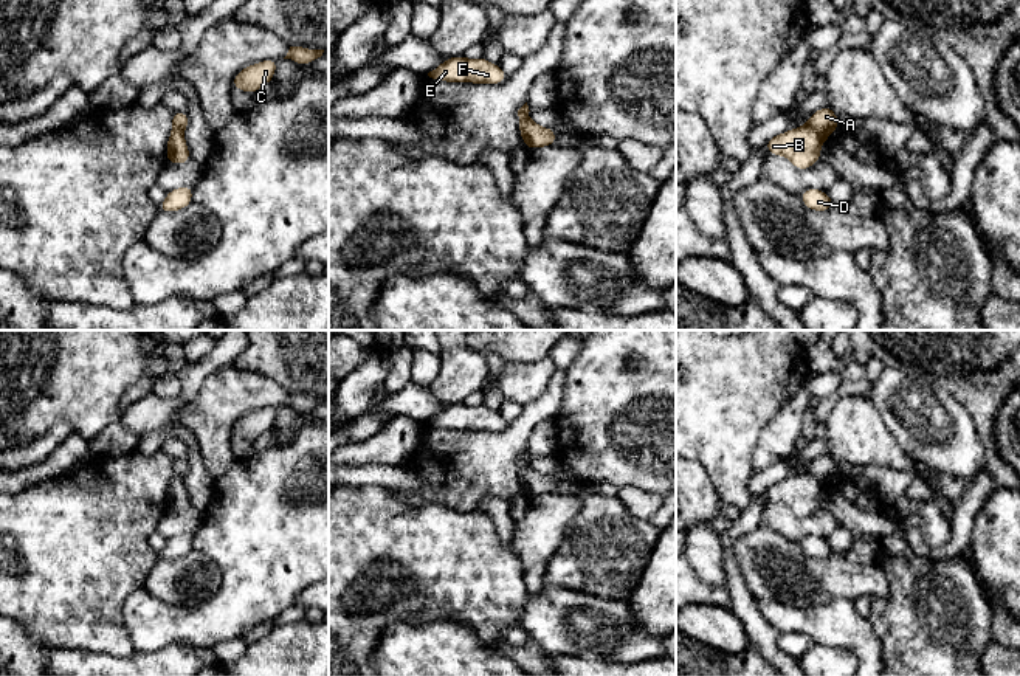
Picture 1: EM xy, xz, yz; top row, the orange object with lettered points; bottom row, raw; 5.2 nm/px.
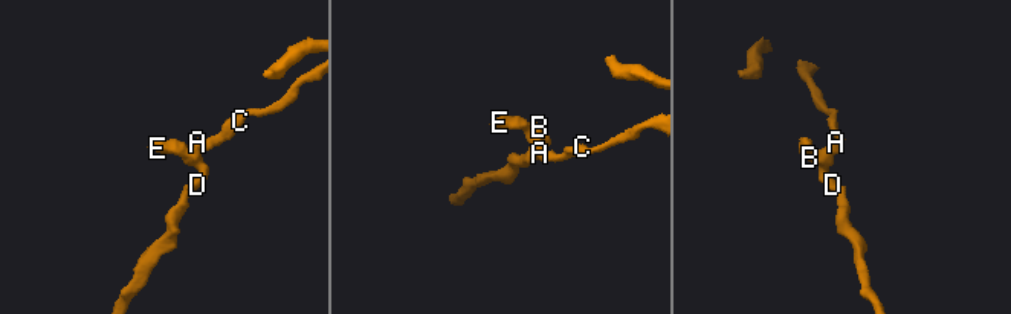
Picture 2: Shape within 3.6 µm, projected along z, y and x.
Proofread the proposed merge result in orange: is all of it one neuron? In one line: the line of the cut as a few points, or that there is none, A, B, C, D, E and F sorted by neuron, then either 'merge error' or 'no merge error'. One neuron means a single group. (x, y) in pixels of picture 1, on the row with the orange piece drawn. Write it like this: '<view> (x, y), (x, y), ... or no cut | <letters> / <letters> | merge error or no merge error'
yz (809, 123), (822, 140) | A C / B D E F | merge error

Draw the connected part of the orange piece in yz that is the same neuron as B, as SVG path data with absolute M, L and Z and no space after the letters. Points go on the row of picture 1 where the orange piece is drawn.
M811 124L774 135L764 146L769 155L784 155L794 167L806 171L820 161L823 140Z

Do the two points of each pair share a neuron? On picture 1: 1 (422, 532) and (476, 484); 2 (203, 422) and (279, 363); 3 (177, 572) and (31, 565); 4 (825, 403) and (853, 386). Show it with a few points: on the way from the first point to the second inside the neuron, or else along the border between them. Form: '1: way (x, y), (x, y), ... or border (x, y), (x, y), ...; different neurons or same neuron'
1: border (413, 507), (447, 504), (461, 510), (479, 509); different neurons
2: border (233, 365), (261, 372), (290, 393); different neurons
3: border (158, 558), (141, 586); different neurons
4: way (831, 400), (847, 388); same neuron

